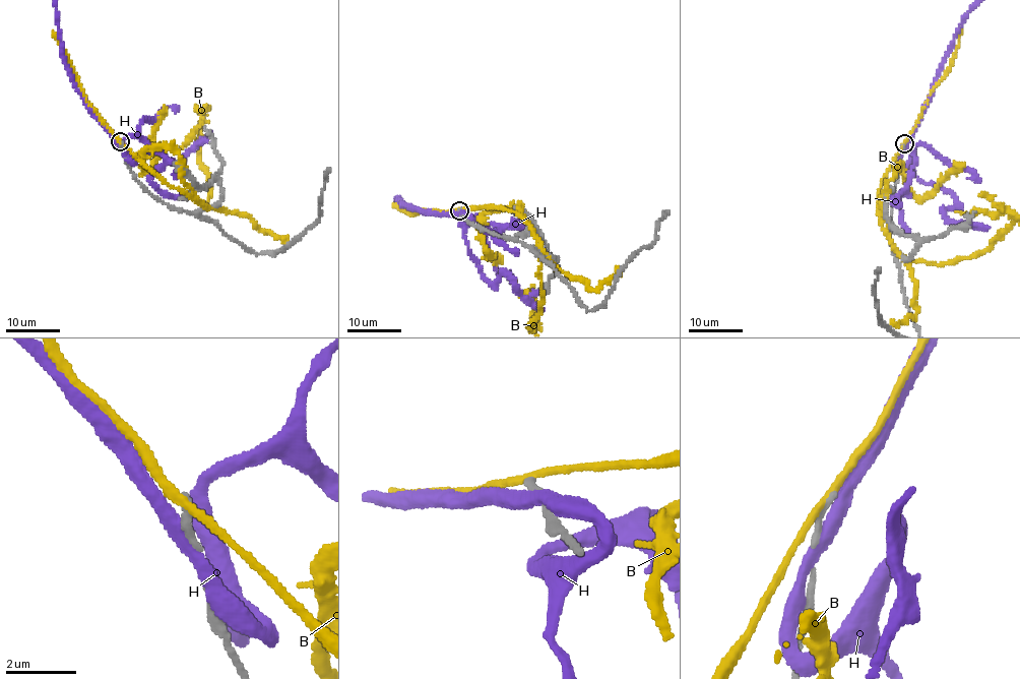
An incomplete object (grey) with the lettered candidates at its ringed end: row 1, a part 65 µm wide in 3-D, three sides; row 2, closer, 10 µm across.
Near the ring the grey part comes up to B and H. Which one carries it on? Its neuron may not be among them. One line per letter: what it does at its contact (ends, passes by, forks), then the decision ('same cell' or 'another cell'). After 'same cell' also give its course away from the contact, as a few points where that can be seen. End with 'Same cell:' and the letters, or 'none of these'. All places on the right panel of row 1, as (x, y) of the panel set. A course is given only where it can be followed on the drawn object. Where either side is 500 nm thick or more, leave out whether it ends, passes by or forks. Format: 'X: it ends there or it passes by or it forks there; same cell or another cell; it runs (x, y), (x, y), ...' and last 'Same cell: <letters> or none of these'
B: it passes by; another cell
H: it passes by; another cell
Same cell: none of these

